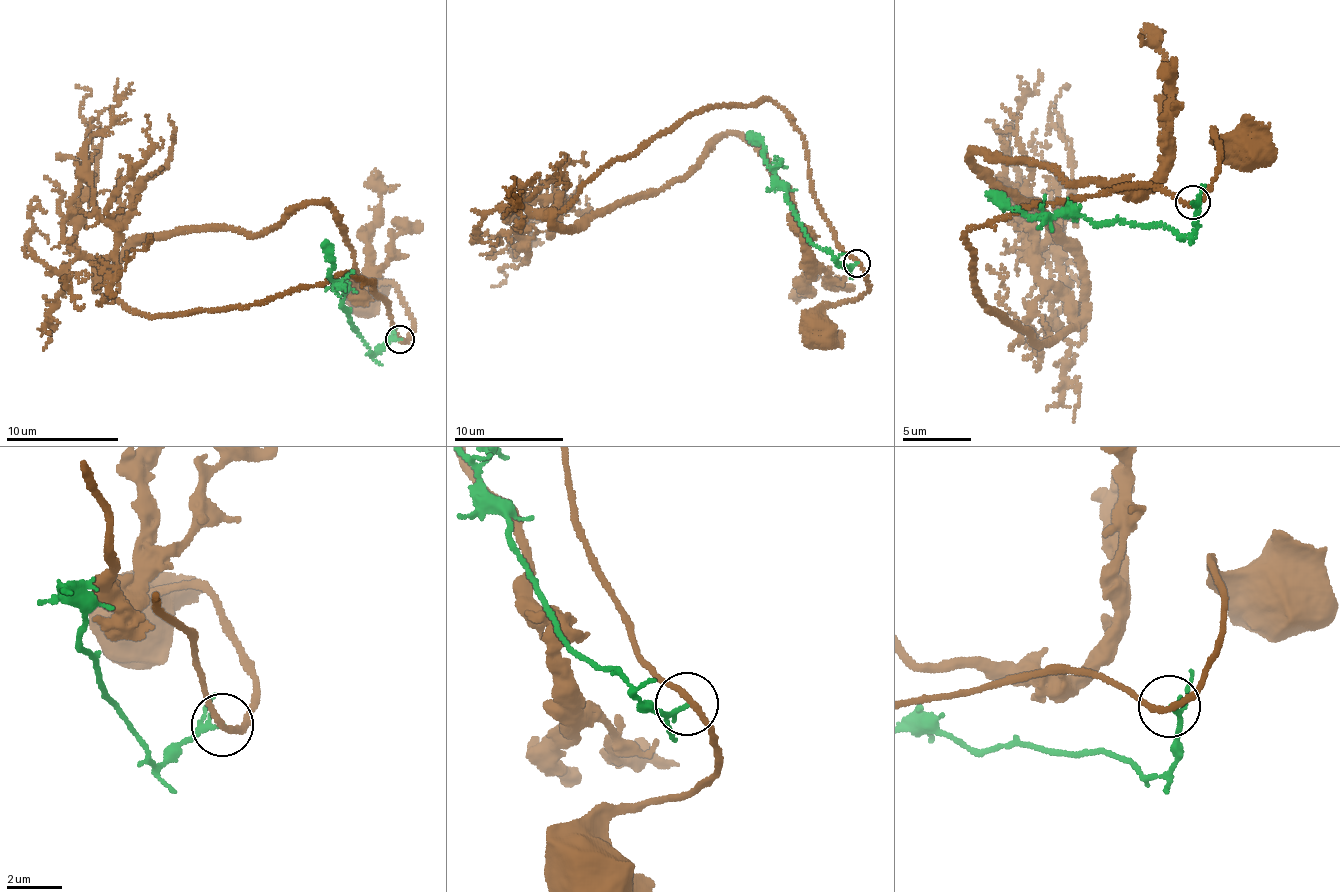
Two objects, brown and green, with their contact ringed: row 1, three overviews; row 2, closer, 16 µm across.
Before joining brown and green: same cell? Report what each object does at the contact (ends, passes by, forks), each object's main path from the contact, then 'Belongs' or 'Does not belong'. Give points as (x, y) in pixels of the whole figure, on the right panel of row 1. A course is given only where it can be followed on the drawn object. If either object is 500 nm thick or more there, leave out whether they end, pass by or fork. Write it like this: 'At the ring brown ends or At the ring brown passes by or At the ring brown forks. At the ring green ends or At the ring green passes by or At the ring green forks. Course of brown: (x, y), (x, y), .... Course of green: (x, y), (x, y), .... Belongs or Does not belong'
At the ring brown passes by. At the ring green passes by. Course of brown: (1192, 203), (1204, 193), (1216, 175), (1219, 156), (1212, 134), (1243, 146). Course of green: (1192, 203), (1196, 212), (1189, 234), (1098, 223), (1067, 213), (1022, 215), (986, 192). Does not belong

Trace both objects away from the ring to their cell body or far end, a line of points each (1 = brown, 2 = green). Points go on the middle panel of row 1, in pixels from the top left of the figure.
1: (856, 262), (865, 273), (868, 286), (865, 294), (833, 303), (820, 326)
2: (856, 262), (845, 266), (808, 237), (788, 201), (762, 141), (749, 132)

